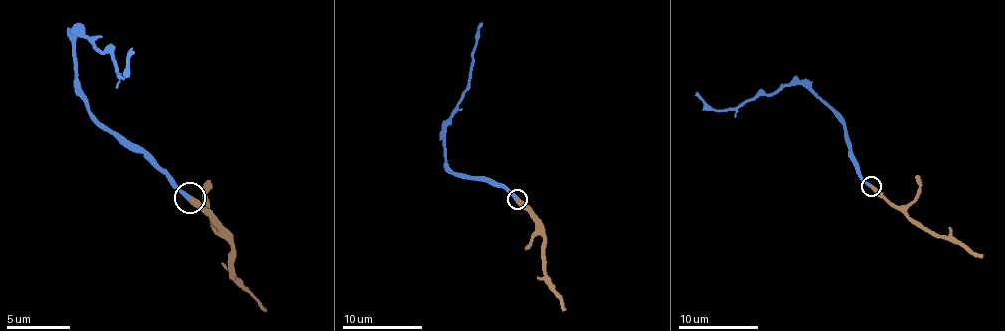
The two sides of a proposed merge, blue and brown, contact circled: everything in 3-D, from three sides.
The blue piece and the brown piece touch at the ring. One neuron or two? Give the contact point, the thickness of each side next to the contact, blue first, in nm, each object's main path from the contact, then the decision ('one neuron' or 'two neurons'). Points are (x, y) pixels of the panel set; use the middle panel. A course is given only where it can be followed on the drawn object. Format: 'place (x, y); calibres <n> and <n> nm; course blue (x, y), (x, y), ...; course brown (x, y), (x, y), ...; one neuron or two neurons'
place (517, 199); calibres 400 and 440 nm; course blue (517, 200), (486, 180), (452, 172), (446, 161), (444, 135), (468, 83), (476, 29), (482, 23); course brown (517, 200), (529, 212), (535, 230), (543, 238), (543, 280), (565, 310); one neuron

